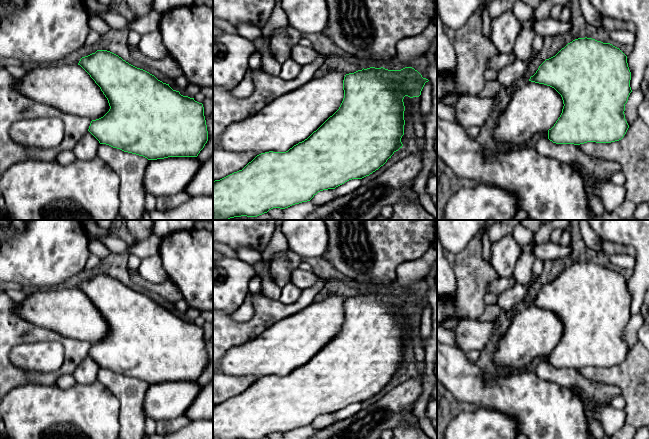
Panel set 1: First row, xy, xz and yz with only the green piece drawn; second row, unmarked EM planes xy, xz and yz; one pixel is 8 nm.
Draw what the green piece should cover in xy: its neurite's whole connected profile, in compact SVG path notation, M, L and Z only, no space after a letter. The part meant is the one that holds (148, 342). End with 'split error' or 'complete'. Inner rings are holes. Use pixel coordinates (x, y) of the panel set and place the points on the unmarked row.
M97 274L82 281L78 288L42 289L28 294L17 304L18 315L29 323L52 330L67 338L88 342L91 345L88 355L100 368L143 380L148 384L197 381L208 365L202 327L181 319L169 308L163 307L149 296L129 288L107 274Z | split error

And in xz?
M370 291L349 298L341 295L331 295L321 302L313 302L297 314L293 314L291 317L277 322L252 341L232 348L220 360L218 370L223 374L235 377L251 375L256 381L242 394L234 396L220 404L213 404L213 439L262 439L273 432L285 433L295 428L310 425L320 415L335 413L349 404L362 403L369 400L383 390L396 375L402 372L401 362L404 359L405 349L403 323L405 320L410 322L419 321L425 307L428 305L428 303L423 302L412 291L405 291L401 294Z | split error

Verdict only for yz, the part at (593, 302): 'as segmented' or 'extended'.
extended

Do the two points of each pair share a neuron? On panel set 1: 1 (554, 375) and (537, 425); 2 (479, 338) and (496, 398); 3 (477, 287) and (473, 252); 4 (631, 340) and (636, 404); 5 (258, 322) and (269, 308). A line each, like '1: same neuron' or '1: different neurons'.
1: different neurons
2: different neurons
3: same neuron
4: different neurons
5: same neuron

